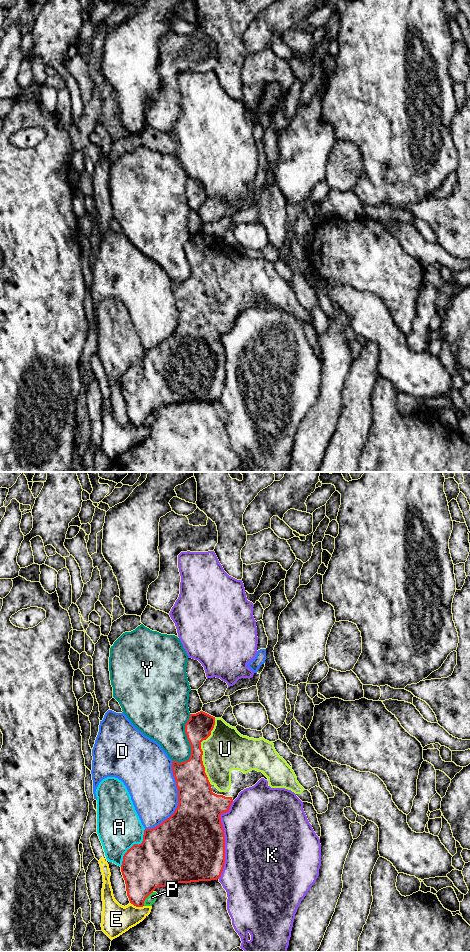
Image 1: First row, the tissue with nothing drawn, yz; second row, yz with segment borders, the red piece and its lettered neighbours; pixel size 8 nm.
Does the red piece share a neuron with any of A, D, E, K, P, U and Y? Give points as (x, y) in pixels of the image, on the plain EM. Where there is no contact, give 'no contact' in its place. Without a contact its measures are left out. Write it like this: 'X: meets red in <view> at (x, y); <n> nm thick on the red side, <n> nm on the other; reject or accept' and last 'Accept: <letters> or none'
A: meets red in yz at (133, 365); 420 nm thick on the red side, 360 nm on the other; reject
D: meets red in yz at (178, 321); 420 nm thick on the red side, 380 nm on the other; reject
E: meets red in yz at (137, 426); 300 nm thick on the red side, 240 nm on the other; reject
K: meets red in yz at (224, 358); 500 nm thick on the red side, 500 nm on the other; reject
P: meets red in yz at (146, 417); 380 nm thick on the red side, 70 nm on the other; reject
U: meets red in yz at (202, 271); 260 nm thick on the red side, 340 nm on the other; accept
Y: meets red in yz at (188, 260); 200 nm thick on the red side, 340 nm on the other; reject
Accept: U

